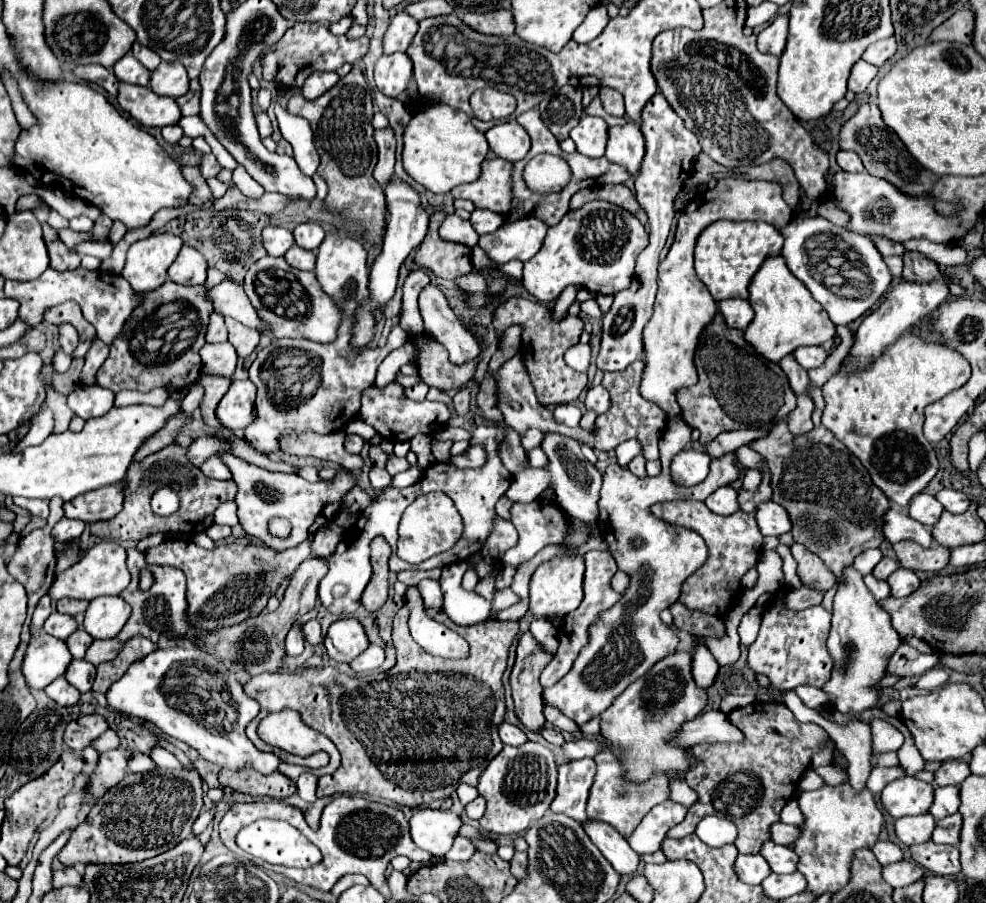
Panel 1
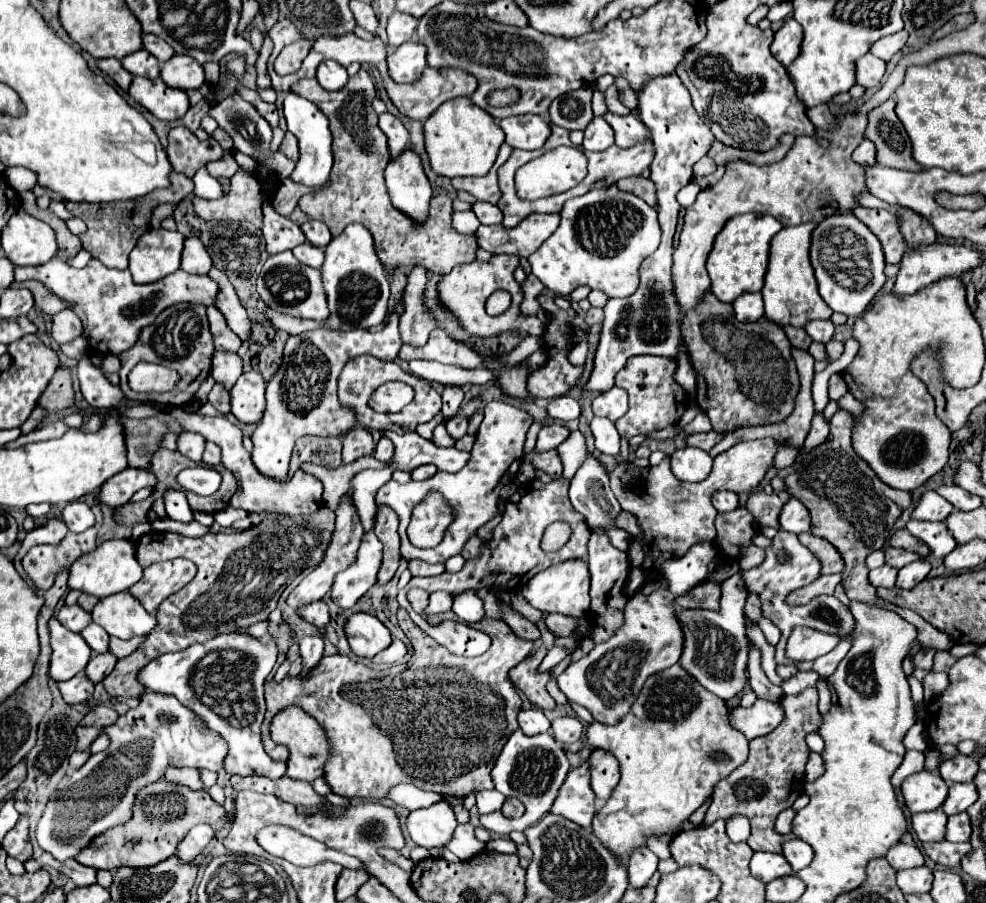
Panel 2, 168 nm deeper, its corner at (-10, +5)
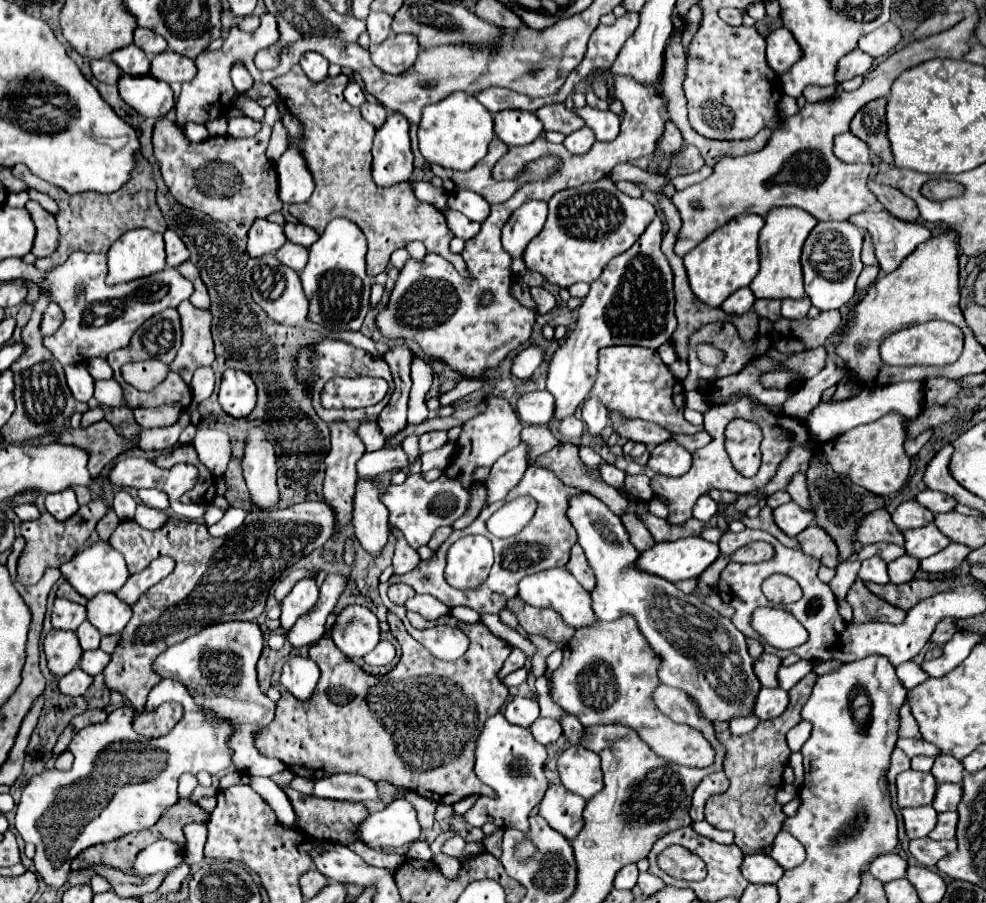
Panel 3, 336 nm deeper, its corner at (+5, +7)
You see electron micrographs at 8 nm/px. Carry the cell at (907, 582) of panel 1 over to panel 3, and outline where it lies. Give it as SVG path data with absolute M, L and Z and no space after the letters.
M902 555L900 559L888 563L888 577L890 577L890 583L908 583L914 573L918 569L918 559L910 557L910 555Z

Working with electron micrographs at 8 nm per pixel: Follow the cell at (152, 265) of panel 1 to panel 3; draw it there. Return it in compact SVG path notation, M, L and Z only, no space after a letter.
M132 229L108 251L108 283L126 283L166 267L162 233Z

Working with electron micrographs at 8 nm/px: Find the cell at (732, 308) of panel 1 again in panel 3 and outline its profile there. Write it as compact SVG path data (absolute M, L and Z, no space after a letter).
M742 287L740 291L734 291L720 307L722 307L722 311L726 311L730 315L744 315L746 311L752 309L754 301L756 301L756 297L752 295L750 287Z

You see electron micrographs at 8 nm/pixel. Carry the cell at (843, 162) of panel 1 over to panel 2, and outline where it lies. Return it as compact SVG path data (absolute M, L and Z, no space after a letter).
M863 139L859 147L853 151L853 161L863 165L863 167L873 167L875 161L875 145L869 139Z

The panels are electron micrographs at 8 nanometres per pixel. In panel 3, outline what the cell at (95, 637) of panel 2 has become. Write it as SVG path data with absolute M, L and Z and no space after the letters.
M84 621L84 623L78 627L76 635L78 635L80 647L82 647L84 651L86 651L86 649L96 649L96 647L100 645L100 639L102 639L100 631L98 631L92 623L88 623L88 621Z

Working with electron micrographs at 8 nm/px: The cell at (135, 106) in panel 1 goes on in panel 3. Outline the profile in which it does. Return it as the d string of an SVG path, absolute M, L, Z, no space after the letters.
M122 75L118 81L120 97L144 117L164 117L174 107L172 89L168 83L158 81L150 75L132 77Z

